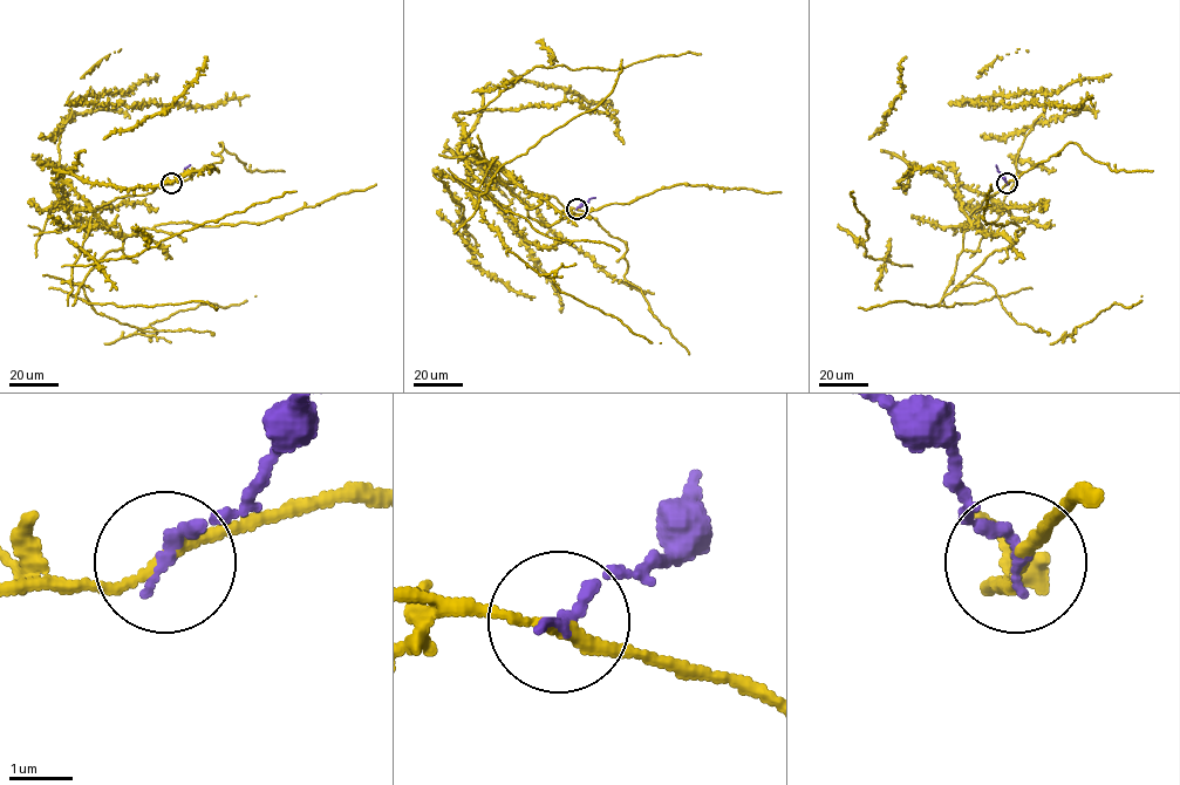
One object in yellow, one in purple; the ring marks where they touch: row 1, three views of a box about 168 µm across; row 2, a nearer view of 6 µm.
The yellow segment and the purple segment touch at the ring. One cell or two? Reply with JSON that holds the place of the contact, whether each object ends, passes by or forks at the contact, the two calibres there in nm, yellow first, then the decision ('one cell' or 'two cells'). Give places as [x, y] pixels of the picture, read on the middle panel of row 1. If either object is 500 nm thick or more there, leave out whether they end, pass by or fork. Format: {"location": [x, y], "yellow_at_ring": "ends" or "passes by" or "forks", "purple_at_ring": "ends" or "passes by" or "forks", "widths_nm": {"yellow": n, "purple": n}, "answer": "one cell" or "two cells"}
{"location": [577, 209], "yellow_at_ring": "passes by", "purple_at_ring": "ends", "widths_nm": {"yellow": 180, "purple": 180}, "answer": "two cells"}

